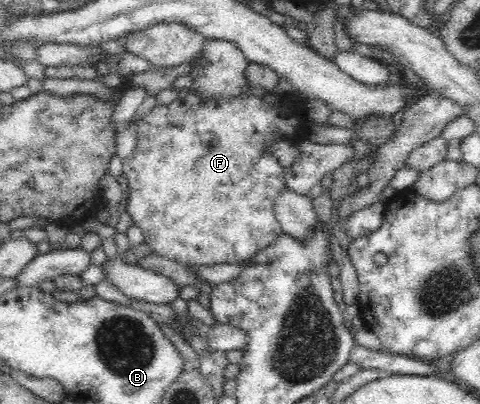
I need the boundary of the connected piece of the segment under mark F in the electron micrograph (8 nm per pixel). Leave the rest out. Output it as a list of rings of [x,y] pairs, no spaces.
[[[190,92],[185,98],[180,98],[164,104],[156,105],[149,113],[142,116],[137,121],[137,141],[136,147],[129,157],[121,161],[123,176],[128,181],[128,197],[126,198],[125,210],[130,215],[133,225],[142,229],[144,242],[154,250],[154,254],[179,262],[187,267],[210,266],[220,263],[243,262],[253,257],[259,250],[272,244],[283,232],[282,225],[276,218],[274,212],[274,201],[286,190],[285,168],[274,157],[274,153],[268,148],[272,143],[289,142],[295,146],[300,140],[310,134],[311,124],[300,122],[302,125],[290,125],[290,110],[280,102],[274,104],[264,101],[264,97],[254,95],[240,96],[200,96],[195,92]]]

